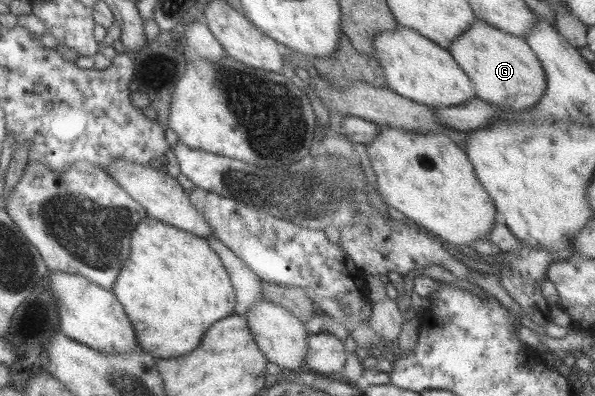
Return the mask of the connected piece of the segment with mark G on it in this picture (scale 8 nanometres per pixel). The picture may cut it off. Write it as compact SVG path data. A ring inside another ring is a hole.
M475 19L473 24L455 39L448 49L452 59L462 68L475 89L475 97L510 111L526 110L542 97L546 76L536 54L524 38L508 35L487 23Z

